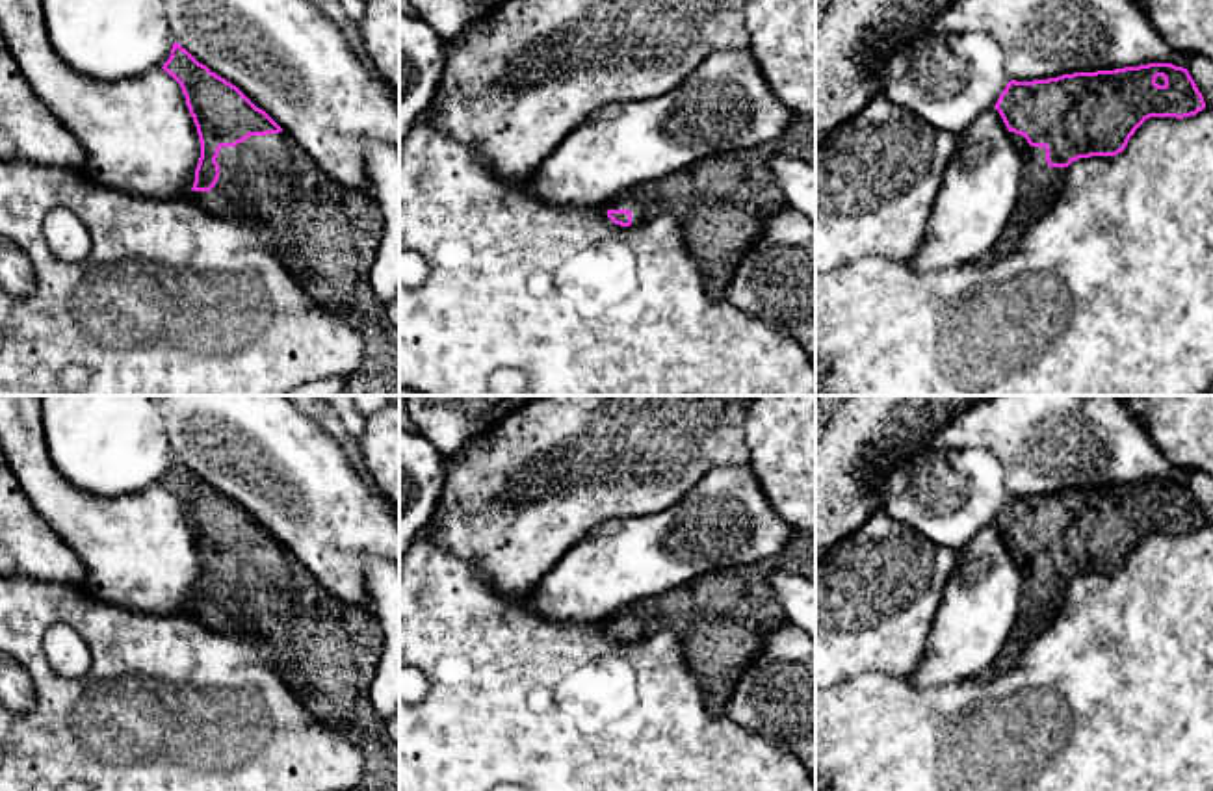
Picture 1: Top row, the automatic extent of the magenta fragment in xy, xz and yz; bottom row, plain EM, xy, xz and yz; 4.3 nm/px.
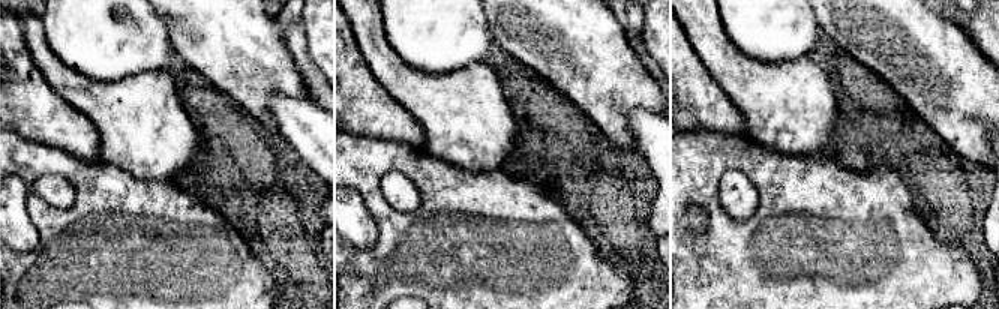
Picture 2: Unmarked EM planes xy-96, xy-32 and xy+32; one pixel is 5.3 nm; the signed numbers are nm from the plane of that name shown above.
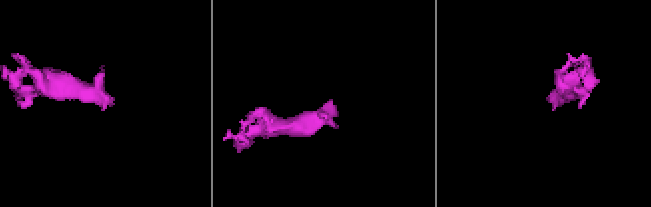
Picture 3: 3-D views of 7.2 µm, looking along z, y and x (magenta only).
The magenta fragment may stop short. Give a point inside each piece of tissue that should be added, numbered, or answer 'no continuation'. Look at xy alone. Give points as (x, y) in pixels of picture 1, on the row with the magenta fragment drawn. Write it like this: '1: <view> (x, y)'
1: xy (326, 234)

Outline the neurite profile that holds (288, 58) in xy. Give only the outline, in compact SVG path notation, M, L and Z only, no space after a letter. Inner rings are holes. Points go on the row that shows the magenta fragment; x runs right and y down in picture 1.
M162 0L162 4L175 43L264 110L327 176L370 195L362 143L399 147L399 97L362 65L342 26L312 0Z

